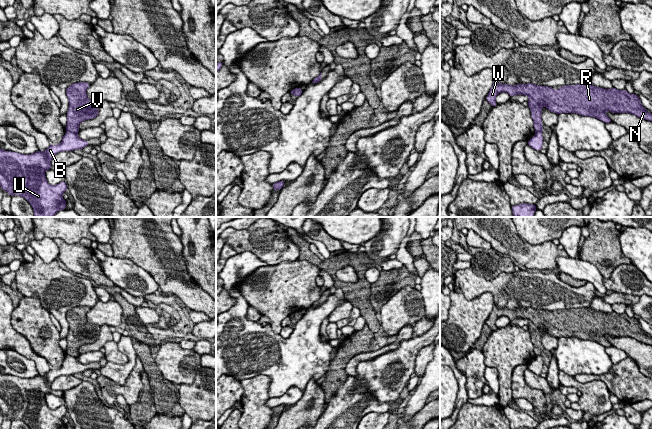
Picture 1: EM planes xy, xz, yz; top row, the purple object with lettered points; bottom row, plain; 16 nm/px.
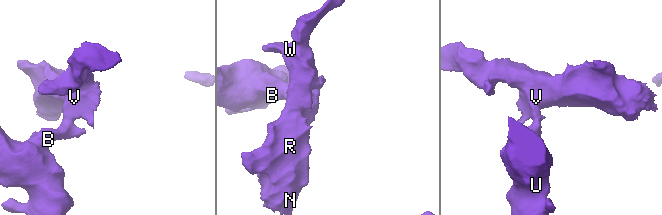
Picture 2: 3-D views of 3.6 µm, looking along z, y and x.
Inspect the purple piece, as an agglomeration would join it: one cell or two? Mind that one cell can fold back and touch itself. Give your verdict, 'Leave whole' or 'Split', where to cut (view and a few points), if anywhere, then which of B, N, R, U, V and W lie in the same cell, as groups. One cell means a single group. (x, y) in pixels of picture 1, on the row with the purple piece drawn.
Split. Split along xy (67, 130), (76, 134). Groups: B U / N R V W

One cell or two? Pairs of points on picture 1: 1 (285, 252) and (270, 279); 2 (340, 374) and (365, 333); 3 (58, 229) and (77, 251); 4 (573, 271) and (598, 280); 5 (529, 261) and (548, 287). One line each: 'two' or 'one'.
1: two
2: one
3: two
4: one
5: two

